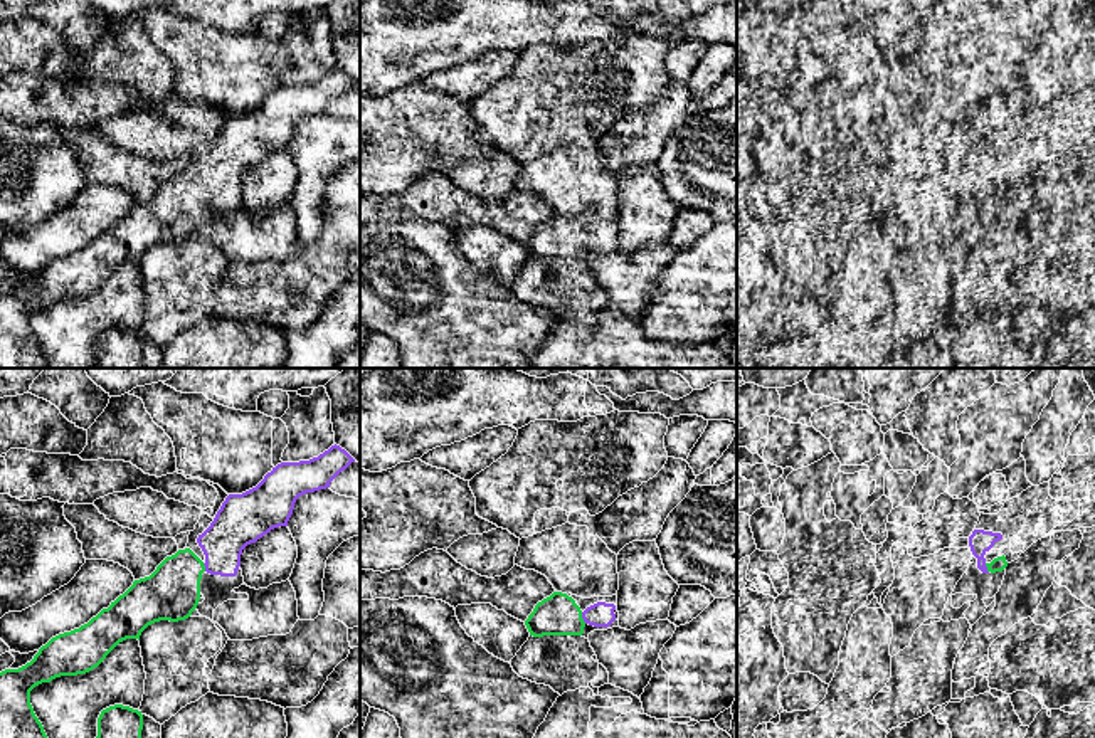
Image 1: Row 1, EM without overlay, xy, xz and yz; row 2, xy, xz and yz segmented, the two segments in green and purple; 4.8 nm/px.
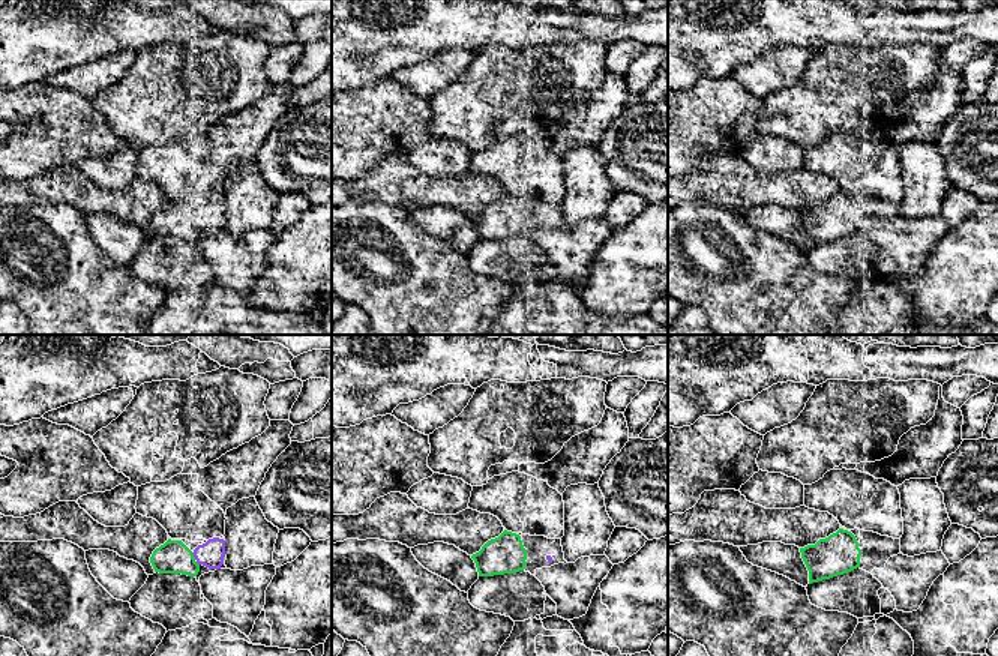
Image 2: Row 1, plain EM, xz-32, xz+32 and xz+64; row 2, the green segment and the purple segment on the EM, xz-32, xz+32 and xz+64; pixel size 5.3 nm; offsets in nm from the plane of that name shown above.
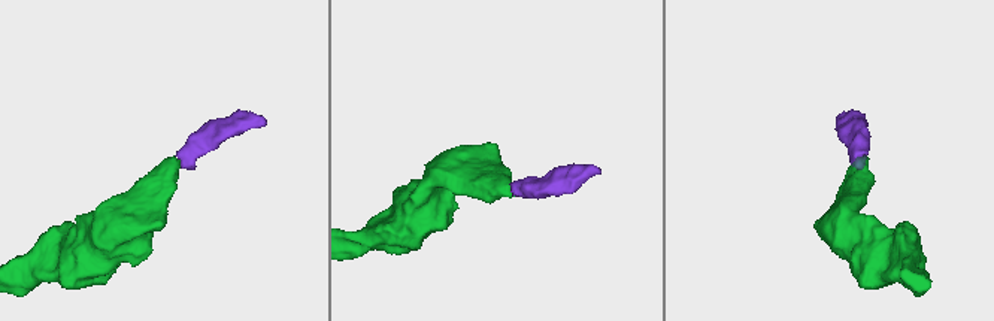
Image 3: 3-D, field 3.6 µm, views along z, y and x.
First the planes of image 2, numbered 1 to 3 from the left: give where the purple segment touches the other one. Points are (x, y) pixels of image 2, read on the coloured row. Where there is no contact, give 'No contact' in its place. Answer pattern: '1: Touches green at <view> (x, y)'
1: Touches green at xz-32 (192, 556)
2: No contact
3: No contact

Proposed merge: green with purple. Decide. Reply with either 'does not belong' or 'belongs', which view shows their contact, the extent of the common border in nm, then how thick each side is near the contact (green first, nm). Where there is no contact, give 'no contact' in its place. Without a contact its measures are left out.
belongs; contact in xz; length 60 nm; calibres 200 and 120 nm

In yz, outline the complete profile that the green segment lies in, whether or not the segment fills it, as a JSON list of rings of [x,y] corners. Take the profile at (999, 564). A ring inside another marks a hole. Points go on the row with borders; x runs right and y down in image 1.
[[[974,530],[969,536],[969,546],[972,555],[977,558],[977,568],[982,573],[1002,572],[1008,567],[1006,556],[997,556],[991,563],[986,561],[984,555],[994,546],[996,541],[1002,540],[1001,533]]]

